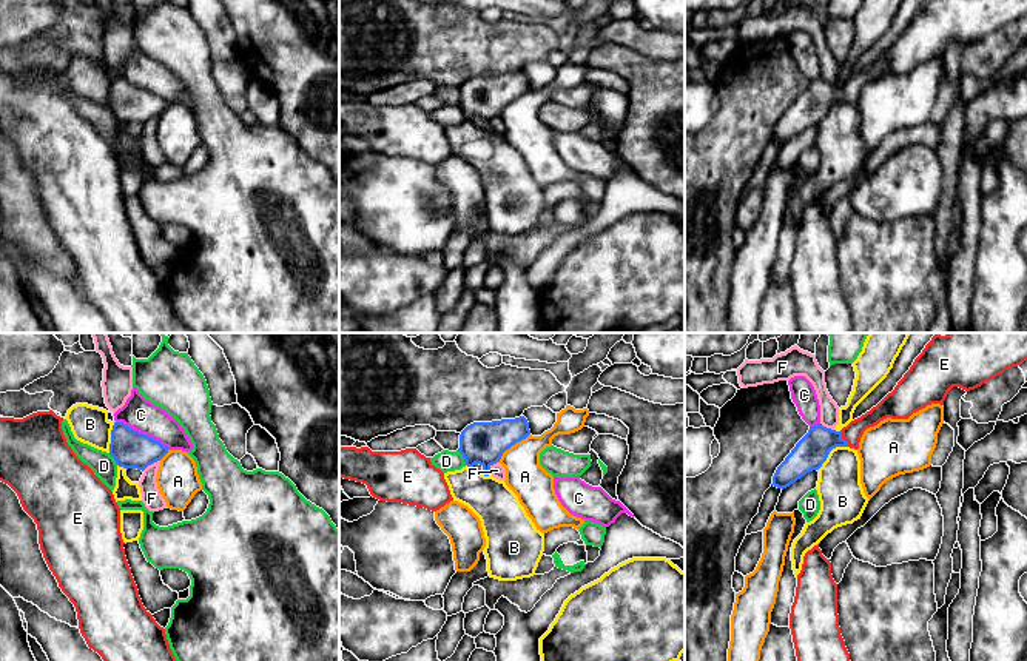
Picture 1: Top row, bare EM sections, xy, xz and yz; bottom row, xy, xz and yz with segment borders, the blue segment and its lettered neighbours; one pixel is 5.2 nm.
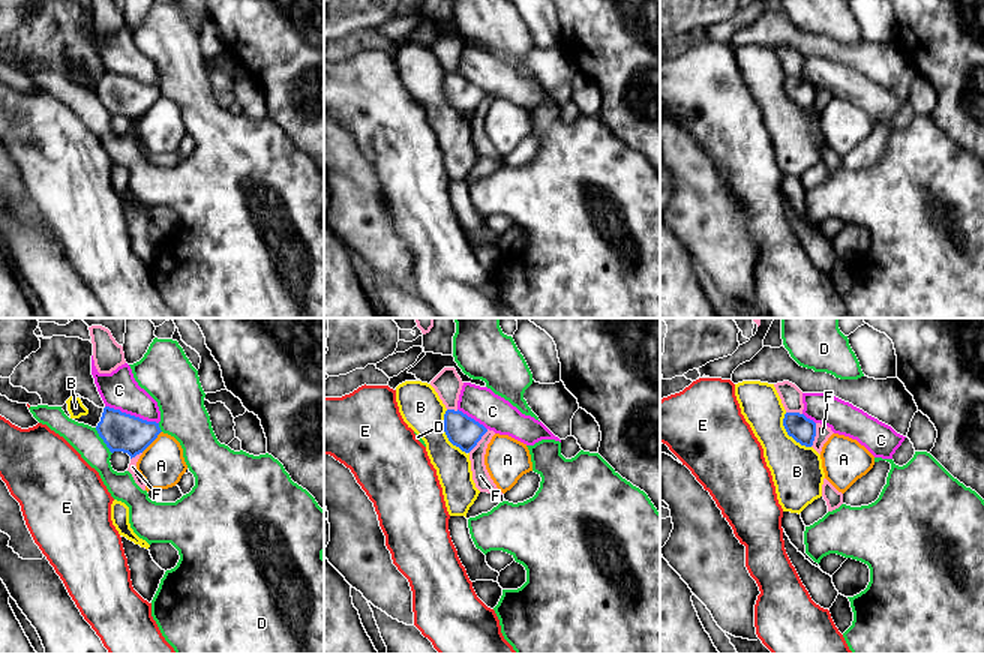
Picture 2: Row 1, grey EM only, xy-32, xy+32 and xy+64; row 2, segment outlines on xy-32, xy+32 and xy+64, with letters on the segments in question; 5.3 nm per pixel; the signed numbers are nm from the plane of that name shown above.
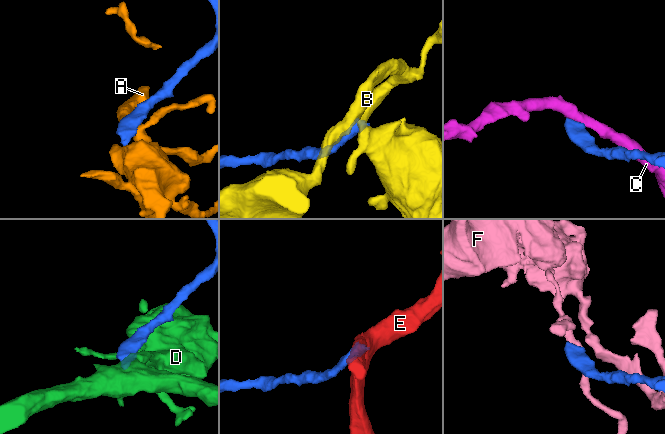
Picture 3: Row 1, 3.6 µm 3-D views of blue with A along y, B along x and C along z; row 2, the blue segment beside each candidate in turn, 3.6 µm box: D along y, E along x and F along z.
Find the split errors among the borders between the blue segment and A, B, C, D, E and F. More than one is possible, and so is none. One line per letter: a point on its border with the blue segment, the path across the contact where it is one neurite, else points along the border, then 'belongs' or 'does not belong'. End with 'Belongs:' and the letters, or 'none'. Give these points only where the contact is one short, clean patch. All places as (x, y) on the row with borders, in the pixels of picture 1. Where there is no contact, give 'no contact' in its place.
A: meets blue in xz at (512, 444); border along xz (529, 433), (512, 444), (498, 461); does not belong
B: meets blue in yz at (830, 450); border along yz (848, 446), (836, 446), (818, 470); does not belong
C: meets blue in xy at (144, 435); border along xy (116, 421), (158, 439), (170, 449); does not belong
D: meets blue in xz at (463, 456); does not belong
E: meets blue in yz at (844, 439); runs through yz (813, 449), (822, 439), (844, 439), (851, 433); belongs
F: meets blue in xy at (150, 464); border along xy (159, 459), (142, 470); does not belong
Belongs: E

